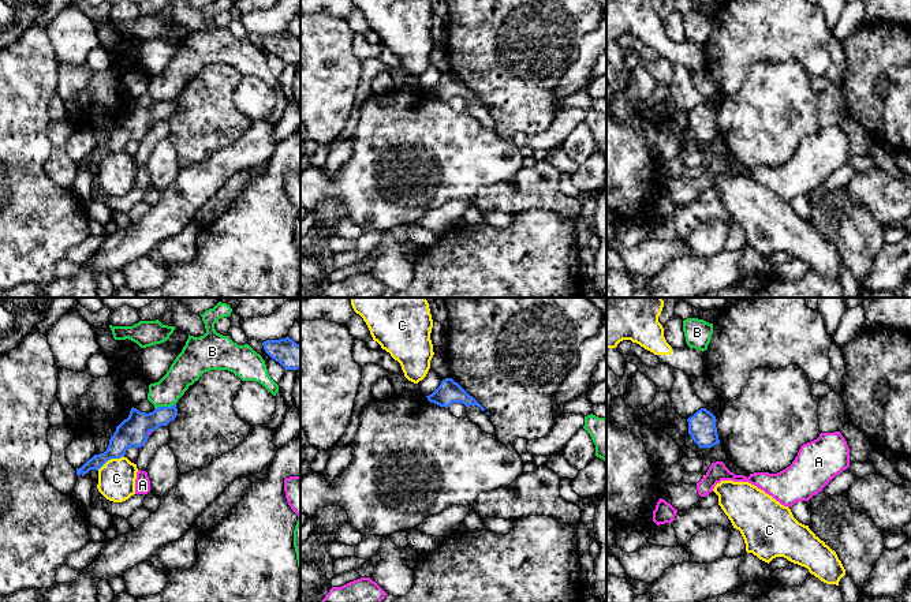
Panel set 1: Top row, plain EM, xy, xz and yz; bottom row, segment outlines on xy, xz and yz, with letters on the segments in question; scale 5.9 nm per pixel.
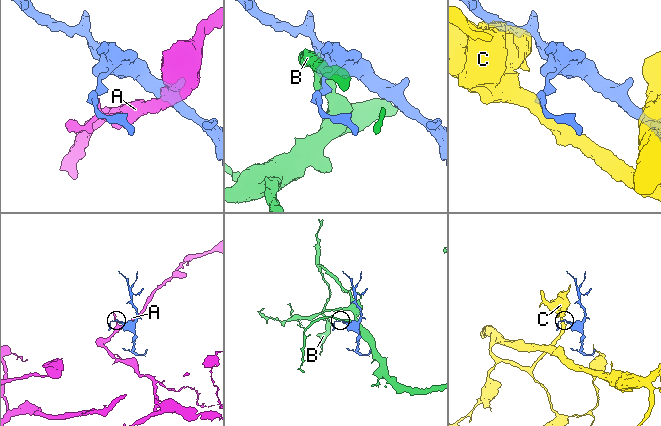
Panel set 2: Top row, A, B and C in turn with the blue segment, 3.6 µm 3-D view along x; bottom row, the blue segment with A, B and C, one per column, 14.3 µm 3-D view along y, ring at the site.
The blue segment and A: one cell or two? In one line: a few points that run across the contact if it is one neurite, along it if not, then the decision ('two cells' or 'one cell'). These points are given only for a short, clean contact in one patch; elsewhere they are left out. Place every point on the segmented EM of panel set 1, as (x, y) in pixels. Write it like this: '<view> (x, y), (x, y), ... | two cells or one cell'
xy (152, 430), (148, 434) | two cells

